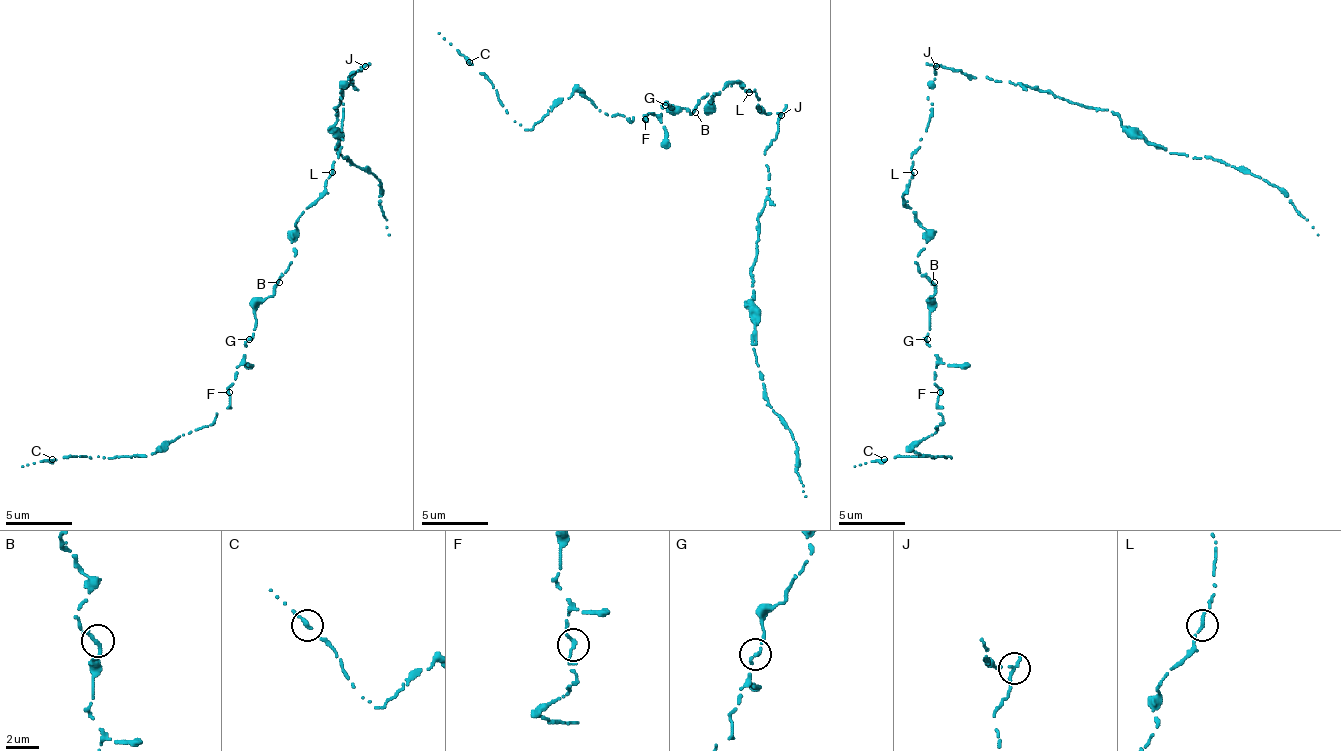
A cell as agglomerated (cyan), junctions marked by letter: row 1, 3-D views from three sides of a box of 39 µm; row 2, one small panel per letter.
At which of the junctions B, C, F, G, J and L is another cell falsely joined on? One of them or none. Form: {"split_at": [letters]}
{"split_at": ["J"]}

